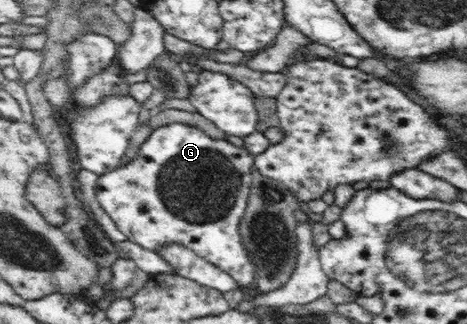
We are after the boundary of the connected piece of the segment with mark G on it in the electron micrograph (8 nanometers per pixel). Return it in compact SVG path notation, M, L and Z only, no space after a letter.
M176 122L153 129L136 158L126 166L119 165L99 175L94 193L128 240L156 253L166 246L188 247L229 274L240 286L248 286L257 275L256 265L244 248L238 228L245 215L254 162L253 154L246 149L226 139L210 138L201 128Z

